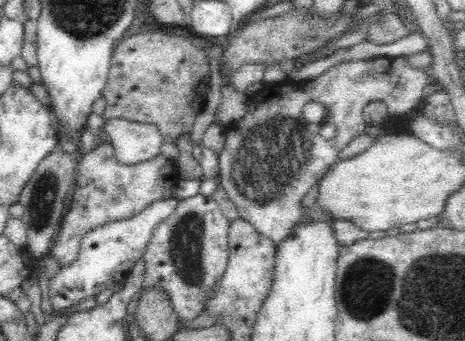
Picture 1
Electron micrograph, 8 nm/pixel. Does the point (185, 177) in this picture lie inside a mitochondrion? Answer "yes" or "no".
no

